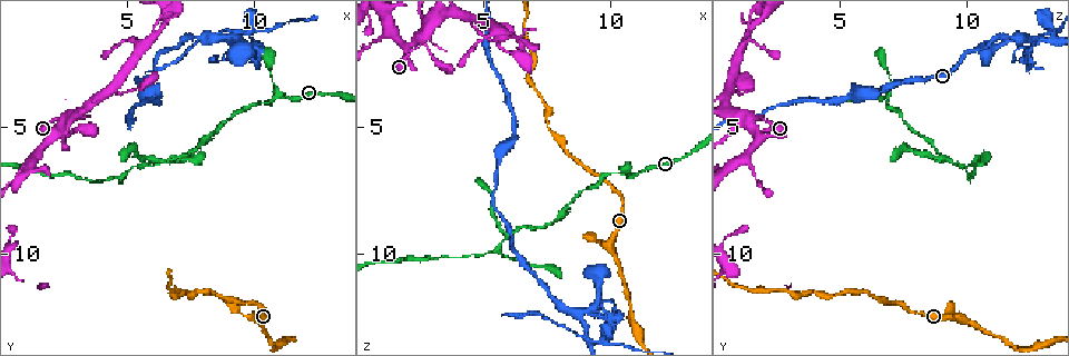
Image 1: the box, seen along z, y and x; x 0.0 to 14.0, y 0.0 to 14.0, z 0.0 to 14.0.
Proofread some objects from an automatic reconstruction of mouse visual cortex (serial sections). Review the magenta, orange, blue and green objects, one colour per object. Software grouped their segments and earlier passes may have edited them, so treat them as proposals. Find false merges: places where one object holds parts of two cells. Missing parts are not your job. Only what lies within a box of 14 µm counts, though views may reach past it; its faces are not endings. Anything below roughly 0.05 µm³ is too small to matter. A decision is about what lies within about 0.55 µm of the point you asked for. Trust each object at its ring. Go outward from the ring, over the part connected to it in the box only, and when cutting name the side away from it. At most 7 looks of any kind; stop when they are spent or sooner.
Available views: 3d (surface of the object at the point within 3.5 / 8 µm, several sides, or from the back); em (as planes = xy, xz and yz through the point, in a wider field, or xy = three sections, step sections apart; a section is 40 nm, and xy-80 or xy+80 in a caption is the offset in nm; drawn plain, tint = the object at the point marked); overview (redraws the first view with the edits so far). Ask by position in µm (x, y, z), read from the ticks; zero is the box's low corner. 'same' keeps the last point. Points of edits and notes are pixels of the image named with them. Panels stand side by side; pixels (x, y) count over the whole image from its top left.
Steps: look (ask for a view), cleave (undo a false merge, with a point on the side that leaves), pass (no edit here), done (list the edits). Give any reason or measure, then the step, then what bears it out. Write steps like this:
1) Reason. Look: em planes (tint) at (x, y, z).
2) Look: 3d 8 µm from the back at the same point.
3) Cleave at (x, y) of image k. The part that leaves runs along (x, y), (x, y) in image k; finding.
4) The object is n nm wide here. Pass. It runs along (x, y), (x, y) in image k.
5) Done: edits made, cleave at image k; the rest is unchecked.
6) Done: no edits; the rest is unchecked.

A narrow waist. Look: 3d 3.5 µm from the back at (11.0, 3.7, 6.9).

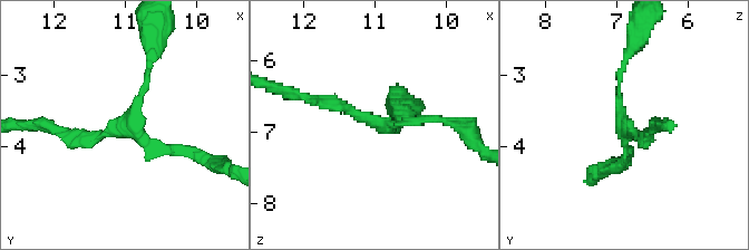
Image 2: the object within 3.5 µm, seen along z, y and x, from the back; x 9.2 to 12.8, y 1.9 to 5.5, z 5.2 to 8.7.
3 arms meet here. Pass. It runs along (55, 130), (134, 130), (188, 153) in image 2; all the same cell.

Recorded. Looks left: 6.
Thin neck. Look: 3d 8 µm at (9.5, 12.4, 9.6).

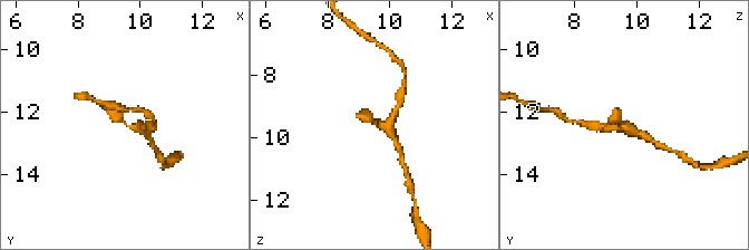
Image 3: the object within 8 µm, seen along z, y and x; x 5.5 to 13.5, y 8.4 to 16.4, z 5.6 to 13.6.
Closer look. Look: 3d 3.5 µm at (9.5, 12.5, 9.5).

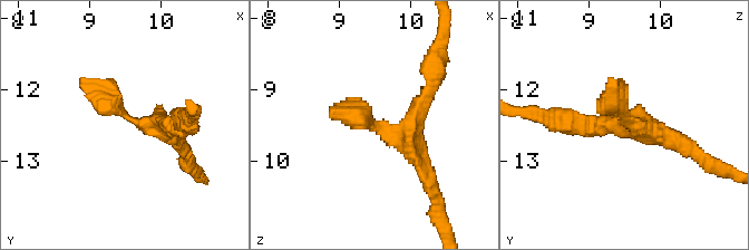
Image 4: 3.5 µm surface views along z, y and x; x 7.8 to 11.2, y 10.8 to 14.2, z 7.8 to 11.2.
Need the tissue. Look: em xy step 5 (tint) at (9.55, 12.40, 9.55).

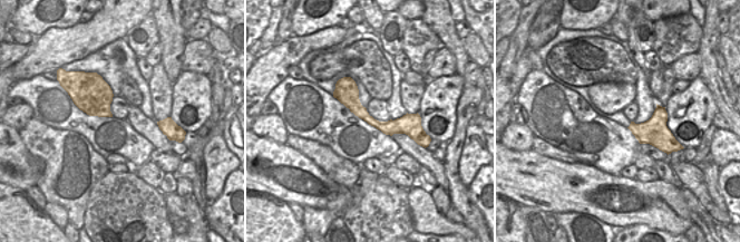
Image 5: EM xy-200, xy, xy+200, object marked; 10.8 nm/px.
Pass. It runs along (338, 87), (378, 125), (418, 128) in image 5; one cell here.

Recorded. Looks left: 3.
Look: 3d 3.5 µm from the back at (8.9, 1.2, 13.3).

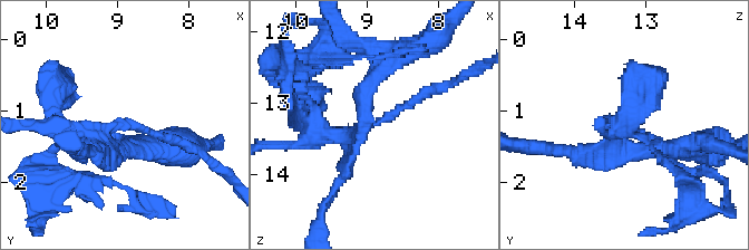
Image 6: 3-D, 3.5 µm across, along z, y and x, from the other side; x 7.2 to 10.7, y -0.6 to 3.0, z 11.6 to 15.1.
Cleave at (634, 134) of image 6. A second cell is stuck on.

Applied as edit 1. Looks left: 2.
Done: edits made, cleave at image 6; the rest is unchecked.

